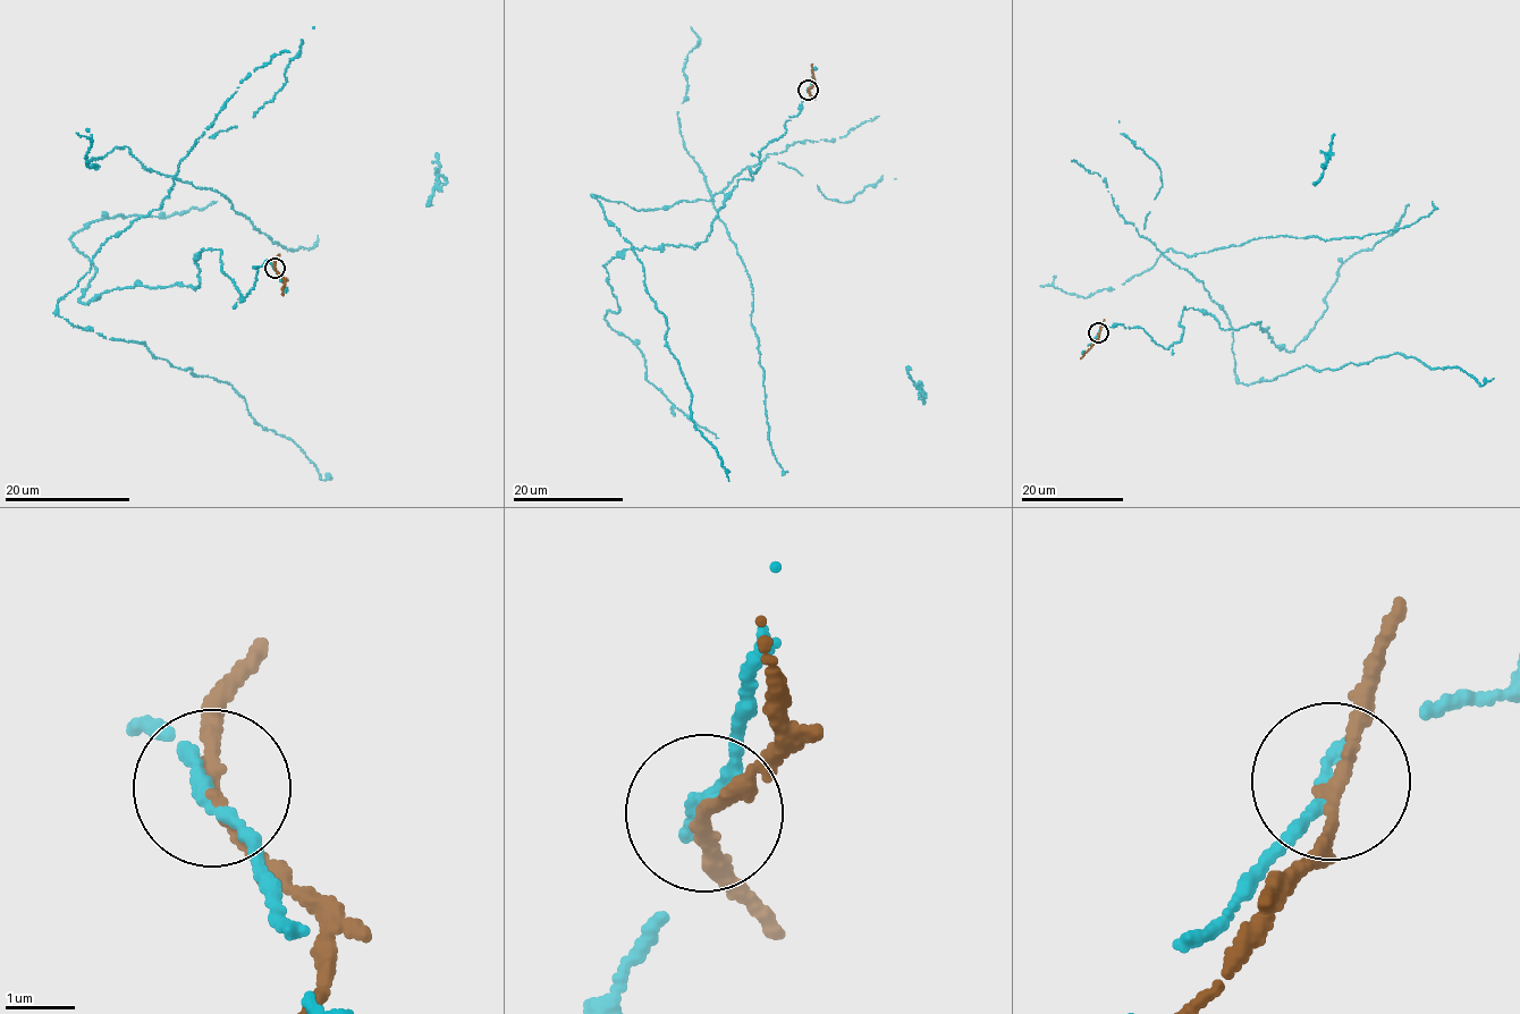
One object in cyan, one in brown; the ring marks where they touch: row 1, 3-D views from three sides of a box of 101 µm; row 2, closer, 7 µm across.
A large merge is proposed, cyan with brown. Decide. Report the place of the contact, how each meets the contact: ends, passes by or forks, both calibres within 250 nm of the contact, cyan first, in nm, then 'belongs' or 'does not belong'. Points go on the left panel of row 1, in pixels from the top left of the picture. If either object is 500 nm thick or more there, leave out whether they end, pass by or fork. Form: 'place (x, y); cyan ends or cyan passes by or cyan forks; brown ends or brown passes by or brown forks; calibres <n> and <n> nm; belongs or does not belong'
place (275, 268); cyan ends; brown passes by; calibres 240 and 180 nm; does not belong

